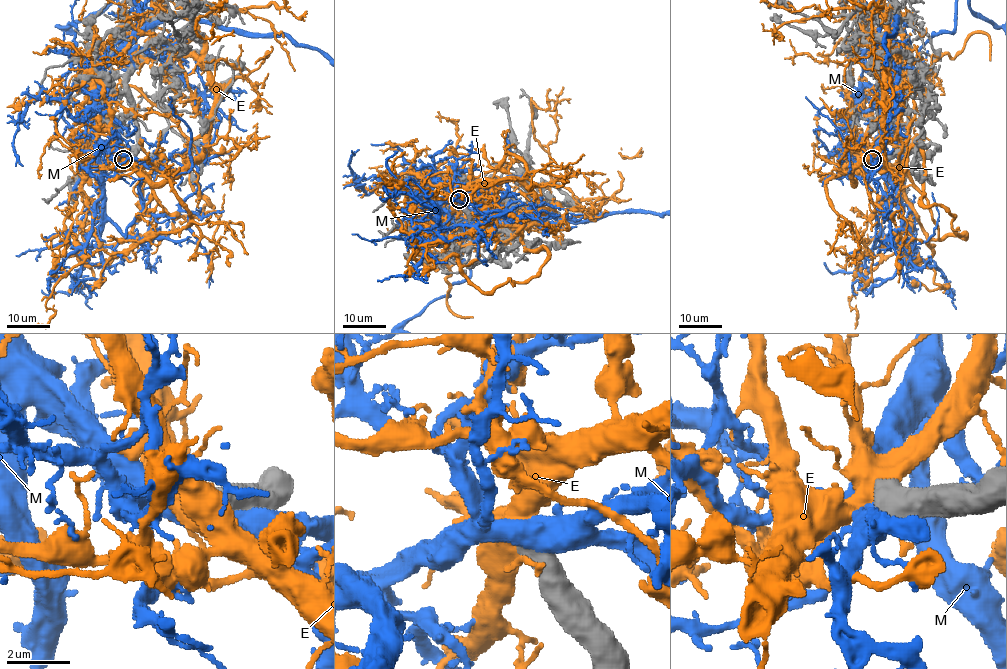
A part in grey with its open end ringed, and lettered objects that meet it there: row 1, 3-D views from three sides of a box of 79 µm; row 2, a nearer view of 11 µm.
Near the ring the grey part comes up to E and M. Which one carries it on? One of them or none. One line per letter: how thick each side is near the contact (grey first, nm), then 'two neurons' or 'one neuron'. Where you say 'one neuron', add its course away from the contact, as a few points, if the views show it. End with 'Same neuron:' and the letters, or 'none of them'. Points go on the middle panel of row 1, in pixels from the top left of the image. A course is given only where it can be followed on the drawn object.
E: 650 nm thick on the grey side, 480 nm on the other; two neurons
M: 750 nm thick on the grey side, 600 nm on the other; two neurons
Same neuron: none of them

